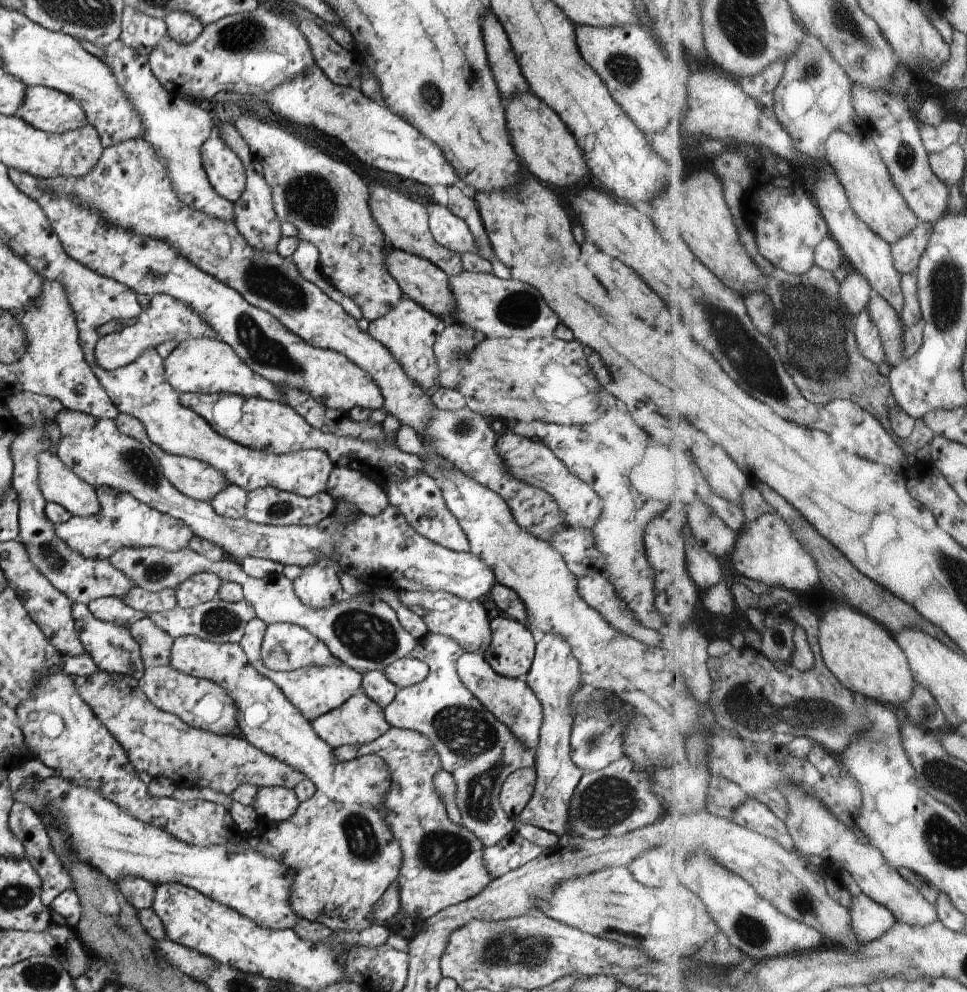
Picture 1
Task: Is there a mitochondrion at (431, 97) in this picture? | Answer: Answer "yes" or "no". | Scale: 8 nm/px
yes

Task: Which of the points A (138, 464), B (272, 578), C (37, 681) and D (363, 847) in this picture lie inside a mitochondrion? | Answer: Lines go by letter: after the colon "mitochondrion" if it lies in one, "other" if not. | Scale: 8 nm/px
A: mitochondrion
B: other
C: other
D: mitochondrion

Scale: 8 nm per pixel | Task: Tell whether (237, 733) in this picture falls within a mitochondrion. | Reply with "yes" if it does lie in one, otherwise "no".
no

